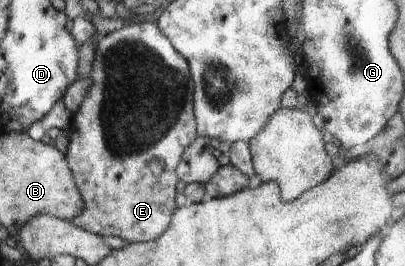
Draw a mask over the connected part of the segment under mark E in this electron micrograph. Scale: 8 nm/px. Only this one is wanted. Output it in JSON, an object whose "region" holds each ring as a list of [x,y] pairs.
{"region":[[[143,22],[131,25],[127,24],[109,32],[100,38],[95,50],[94,61],[90,68],[89,87],[87,96],[83,100],[82,106],[74,113],[73,129],[70,130],[68,164],[72,166],[75,183],[83,195],[86,202],[86,210],[83,214],[71,220],[74,226],[86,229],[100,236],[118,236],[127,243],[150,242],[159,238],[171,224],[171,220],[176,212],[176,184],[178,184],[177,167],[181,162],[181,157],[188,148],[198,138],[197,122],[194,111],[195,84],[191,77],[187,60],[175,49],[174,45],[167,39],[167,35],[155,22]]]}

